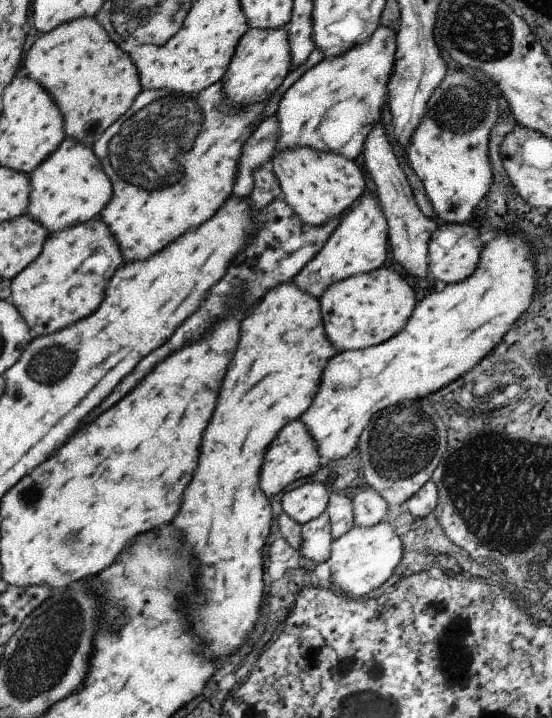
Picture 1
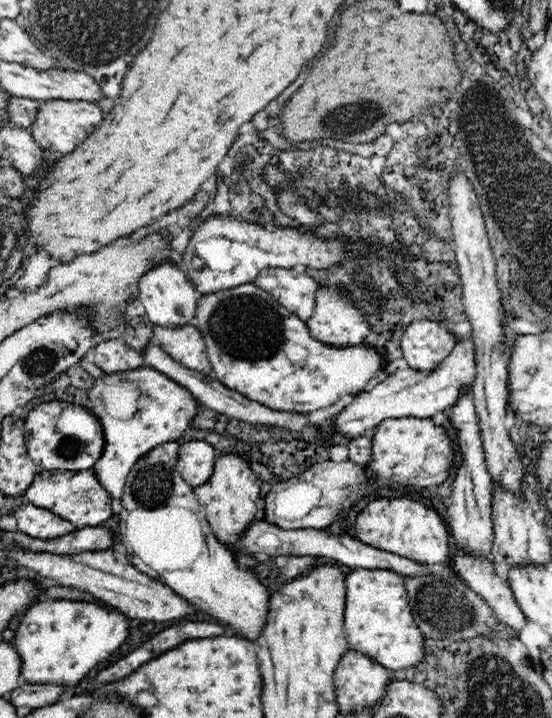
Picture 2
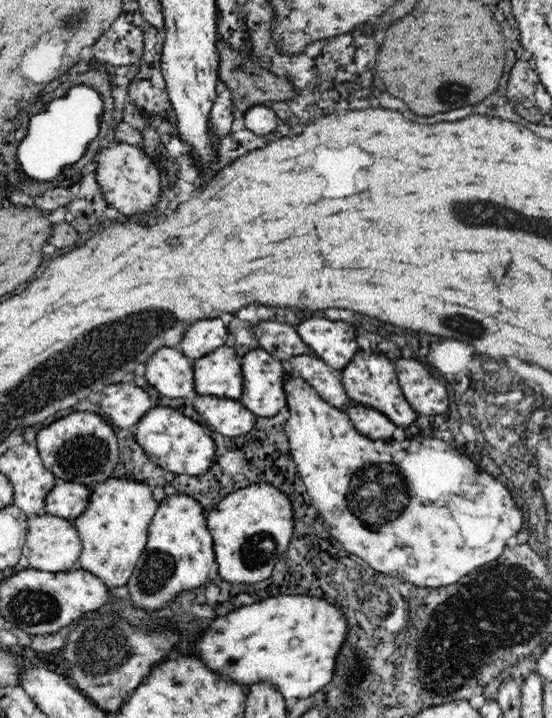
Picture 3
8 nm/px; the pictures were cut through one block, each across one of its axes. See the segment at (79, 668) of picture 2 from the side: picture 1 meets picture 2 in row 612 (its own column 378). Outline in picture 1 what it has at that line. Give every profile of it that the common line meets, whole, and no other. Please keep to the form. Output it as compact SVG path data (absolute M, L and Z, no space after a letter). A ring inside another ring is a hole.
M381 26L381 30L377 30L377 34L373 34L373 38L369 38L369 42L357 44L355 48L349 50L349 54L339 54L339 58L331 58L331 60L323 58L313 68L303 72L299 76L299 80L279 100L279 106L275 112L277 122L279 122L279 140L277 140L275 154L279 154L281 150L293 150L293 148L313 148L317 152L331 152L325 146L325 142L321 140L317 126L319 126L321 118L325 116L325 112L335 102L341 102L347 98L357 98L367 104L367 114L361 124L363 128L357 130L351 136L351 140L345 142L345 146L341 146L339 150L333 152L333 154L345 156L349 160L355 160L363 152L369 132L381 120L379 118L381 108L387 106L389 80L393 76L395 54L397 54L397 30Z

